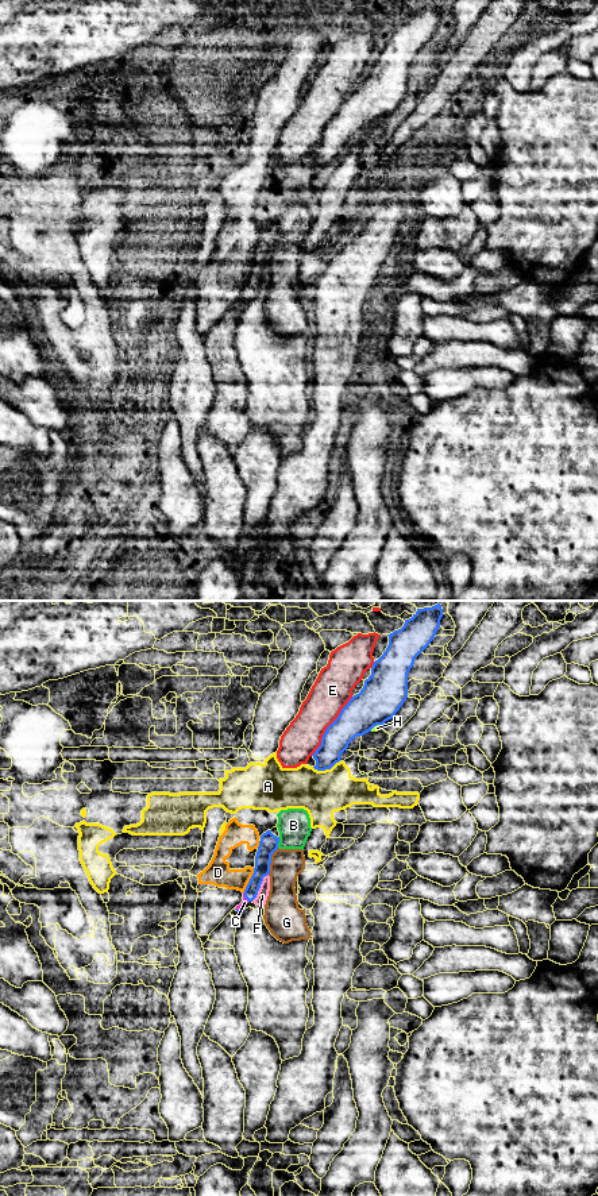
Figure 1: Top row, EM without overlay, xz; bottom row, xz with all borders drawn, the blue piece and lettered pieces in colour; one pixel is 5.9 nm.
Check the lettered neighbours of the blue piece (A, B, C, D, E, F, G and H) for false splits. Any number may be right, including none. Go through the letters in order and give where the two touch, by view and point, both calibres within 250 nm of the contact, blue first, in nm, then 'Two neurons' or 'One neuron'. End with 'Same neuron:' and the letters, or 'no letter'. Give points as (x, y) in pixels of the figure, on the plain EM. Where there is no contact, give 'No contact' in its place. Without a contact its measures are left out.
A: Touches blue at xz (325, 164). Thickness 160 nm (blue) against 280 nm. Two neurons
B: Touches blue at xz (278, 236). Thickness 110 nm (blue) against 190 nm. Two neurons
C: Touches blue at xz (245, 292). Thickness 100 nm (blue) against 40 nm. Two neurons
D: Touches blue at xz (250, 276). Thickness 110 nm (blue) against 150 nm. Two neurons
E: Touches blue at xz (328, 122). Thickness 220 nm (blue) against 240 nm. Two neurons
F: Touches blue at xz (259, 282). Thickness 100 nm (blue) against 70 nm. Two neurons
G: Touches blue at xz (270, 257). Thickness 110 nm (blue) against 190 nm. Two neurons
H: Touches blue at xz (375, 120). Thickness 260 nm (blue) against 40 nm. Two neurons
Same neuron: no letter

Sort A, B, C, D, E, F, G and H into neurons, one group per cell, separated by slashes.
A / B G / C / D / E / F / H

